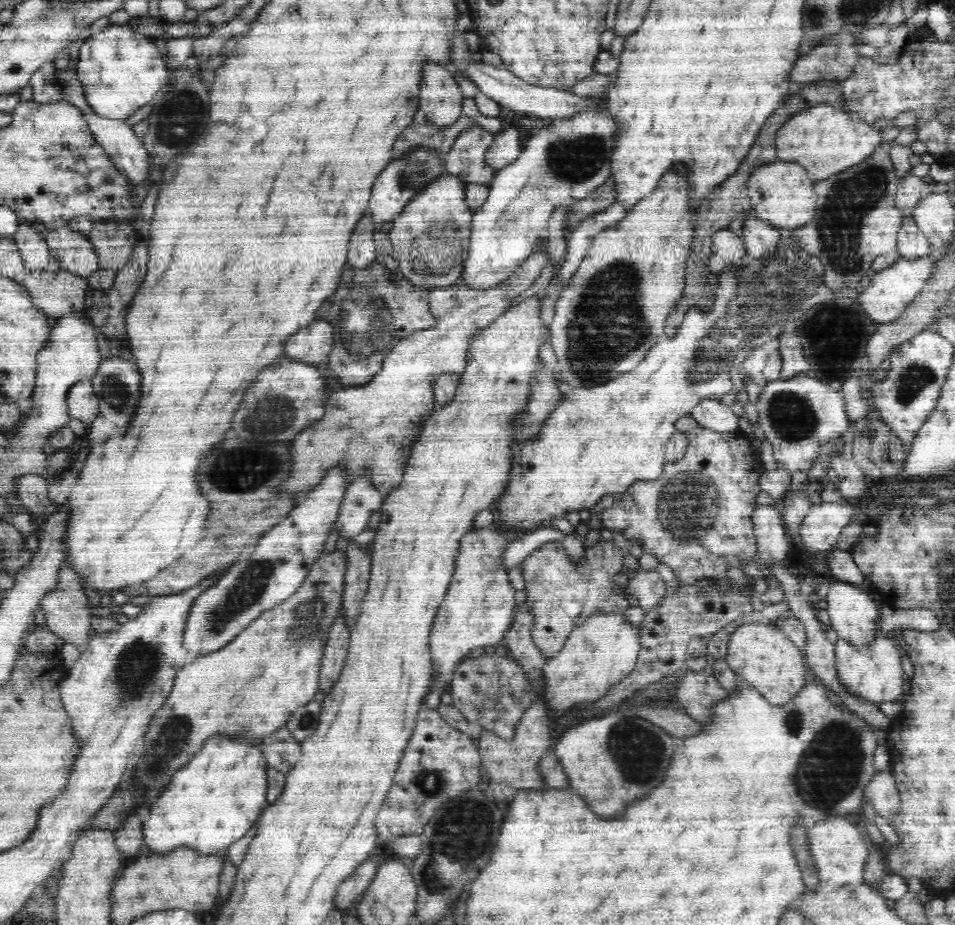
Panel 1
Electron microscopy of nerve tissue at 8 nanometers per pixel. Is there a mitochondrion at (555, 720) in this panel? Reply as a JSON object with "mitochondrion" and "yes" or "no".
{"mitochondrion":"no"}

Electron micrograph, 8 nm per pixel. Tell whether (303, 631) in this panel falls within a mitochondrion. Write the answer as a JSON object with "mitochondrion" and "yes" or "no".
{"mitochondrion":"yes"}

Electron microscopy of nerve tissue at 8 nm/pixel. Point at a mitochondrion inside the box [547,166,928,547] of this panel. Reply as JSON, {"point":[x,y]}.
{"point":[778,283]}

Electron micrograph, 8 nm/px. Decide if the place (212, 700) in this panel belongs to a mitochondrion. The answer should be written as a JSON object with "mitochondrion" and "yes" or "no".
{"mitochondrion":"no"}

